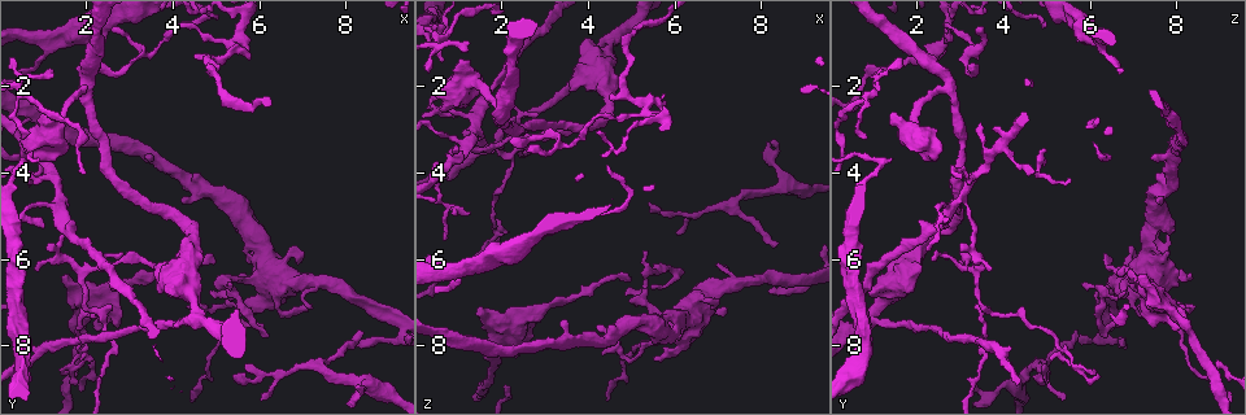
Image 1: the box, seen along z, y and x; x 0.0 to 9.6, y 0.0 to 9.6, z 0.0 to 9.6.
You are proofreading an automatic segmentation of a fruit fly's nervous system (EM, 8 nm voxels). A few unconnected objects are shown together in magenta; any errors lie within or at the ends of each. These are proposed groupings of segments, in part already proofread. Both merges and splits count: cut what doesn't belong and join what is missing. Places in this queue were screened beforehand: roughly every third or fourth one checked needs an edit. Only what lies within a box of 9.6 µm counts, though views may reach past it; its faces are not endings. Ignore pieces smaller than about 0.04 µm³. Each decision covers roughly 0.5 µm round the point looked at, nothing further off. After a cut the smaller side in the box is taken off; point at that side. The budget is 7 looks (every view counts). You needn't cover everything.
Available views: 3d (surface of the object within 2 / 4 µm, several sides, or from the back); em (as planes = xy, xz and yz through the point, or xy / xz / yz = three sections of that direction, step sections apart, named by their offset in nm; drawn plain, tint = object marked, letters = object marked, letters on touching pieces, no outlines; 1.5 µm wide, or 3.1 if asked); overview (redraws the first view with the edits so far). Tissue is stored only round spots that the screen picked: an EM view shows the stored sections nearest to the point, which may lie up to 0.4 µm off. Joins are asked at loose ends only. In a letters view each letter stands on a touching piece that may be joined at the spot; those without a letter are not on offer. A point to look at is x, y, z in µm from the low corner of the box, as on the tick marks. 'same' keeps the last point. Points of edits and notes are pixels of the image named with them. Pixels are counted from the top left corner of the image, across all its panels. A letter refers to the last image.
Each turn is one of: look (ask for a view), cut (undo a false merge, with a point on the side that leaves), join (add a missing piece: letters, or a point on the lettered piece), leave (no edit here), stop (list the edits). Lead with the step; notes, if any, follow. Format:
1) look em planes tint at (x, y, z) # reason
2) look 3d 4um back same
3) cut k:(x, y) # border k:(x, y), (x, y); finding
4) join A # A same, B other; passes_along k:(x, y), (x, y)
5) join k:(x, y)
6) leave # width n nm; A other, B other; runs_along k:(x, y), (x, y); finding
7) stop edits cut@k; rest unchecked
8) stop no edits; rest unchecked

look em planes letters at (8.40, 7.70, 5.65) # branch stops here

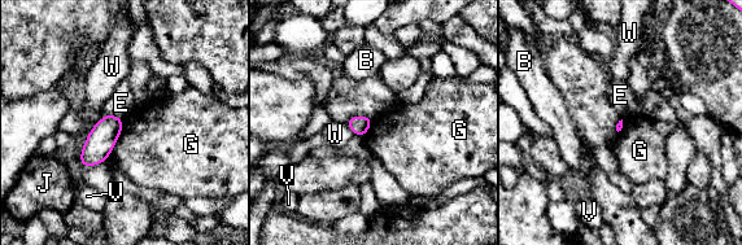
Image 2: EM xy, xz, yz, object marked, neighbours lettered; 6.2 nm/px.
leave # B other, E other, G other, J other, V other, W other; border 2:(123, 119), (119, 138), (107, 160); no lettered piece goes on from it

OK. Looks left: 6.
look 3d 2um at (8.30, 9.00, 3.20) # branch stops here

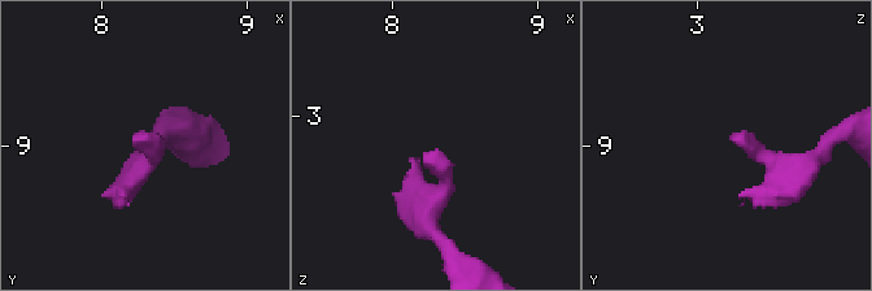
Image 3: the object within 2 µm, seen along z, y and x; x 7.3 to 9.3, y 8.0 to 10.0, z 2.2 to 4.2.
look em xy step 4 letters at (8.22, 8.96, 3.26) # now the EM

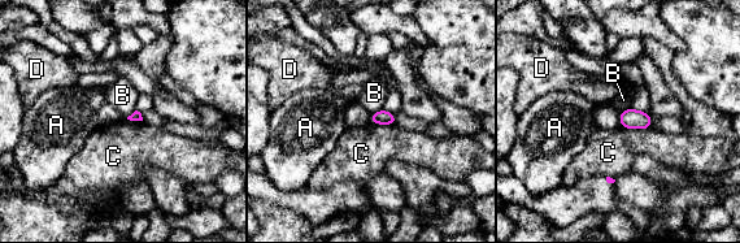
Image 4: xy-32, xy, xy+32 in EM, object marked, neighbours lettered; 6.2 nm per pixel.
look em planes letters same # another direction

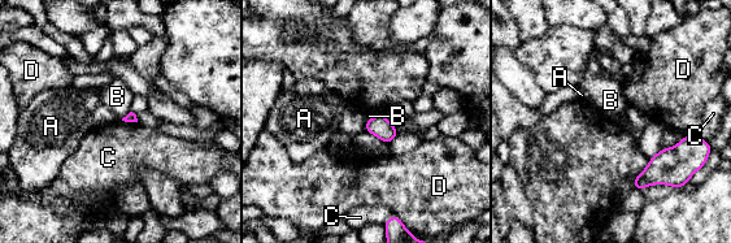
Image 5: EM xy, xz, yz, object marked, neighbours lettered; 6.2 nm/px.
leave # A other, B other, C other, D other; border 5:(704, 139), (684, 135), (662, 148); no lettered piece goes on from it

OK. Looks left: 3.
look 3d 2um at (1.95, 2.05, 2.80) # abrupt turn

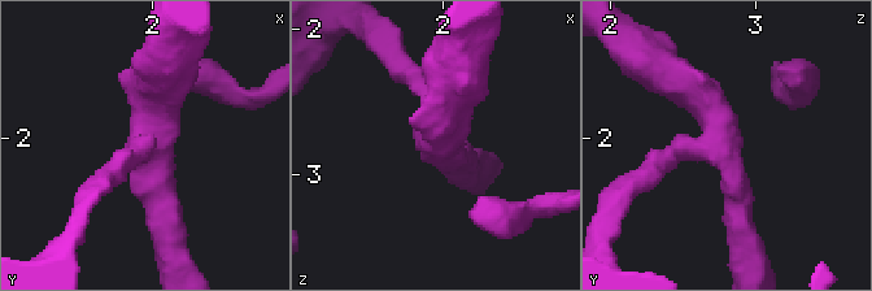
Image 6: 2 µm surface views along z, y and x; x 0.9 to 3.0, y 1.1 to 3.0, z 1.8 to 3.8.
look em planes letters at (1.96, 2.04, 2.76) # arms 3; arm_widths 160, 220, 320 nm; need the tissue

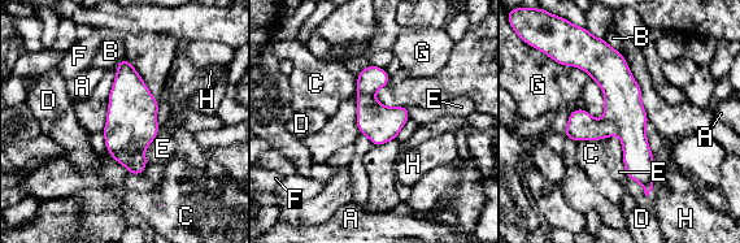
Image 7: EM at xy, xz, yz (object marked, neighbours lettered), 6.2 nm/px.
leave # A other, B other, C other, D other, E other, F other, G other, H other; border 7:(599, 139), (619, 138), (627, 176); all the same neuron

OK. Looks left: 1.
stop no edits; rest unchecked

